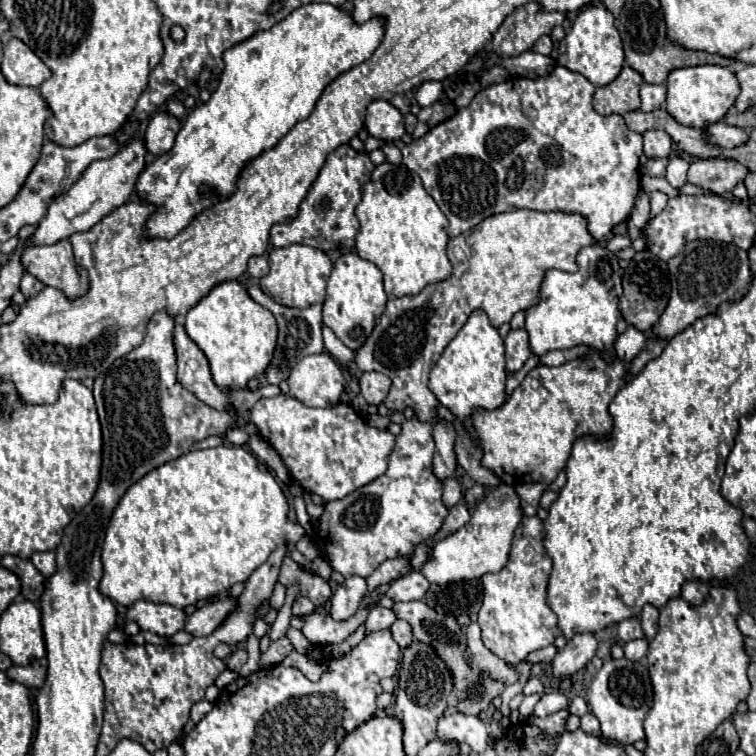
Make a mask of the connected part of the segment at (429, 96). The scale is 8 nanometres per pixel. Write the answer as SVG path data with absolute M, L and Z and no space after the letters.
M426 82L420 86L416 92L416 100L420 98L420 106L432 106L442 94L442 84L440 82Z

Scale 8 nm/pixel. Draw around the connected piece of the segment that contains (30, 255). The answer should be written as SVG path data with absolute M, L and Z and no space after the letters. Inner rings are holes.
M68 240L52 246L30 246L24 250L22 262L28 274L36 276L44 286L60 290L68 300L84 296L90 288L88 272L76 266Z

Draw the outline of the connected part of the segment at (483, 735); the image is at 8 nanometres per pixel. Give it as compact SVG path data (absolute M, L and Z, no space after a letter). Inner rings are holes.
M448 706L438 718L436 736L440 742L468 744L474 752L484 752L488 742L488 726L478 716L462 714L458 708Z

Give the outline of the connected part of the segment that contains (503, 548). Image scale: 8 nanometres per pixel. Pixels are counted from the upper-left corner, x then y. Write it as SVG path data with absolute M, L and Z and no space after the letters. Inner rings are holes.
M500 484L492 488L484 496L484 500L476 504L476 510L468 520L468 524L434 546L432 560L426 562L426 566L422 568L422 574L432 584L450 584L458 580L482 578L486 572L490 574L500 572L506 566L512 542L514 542L514 532L522 518L524 514L522 514L520 498L516 490L508 484Z

